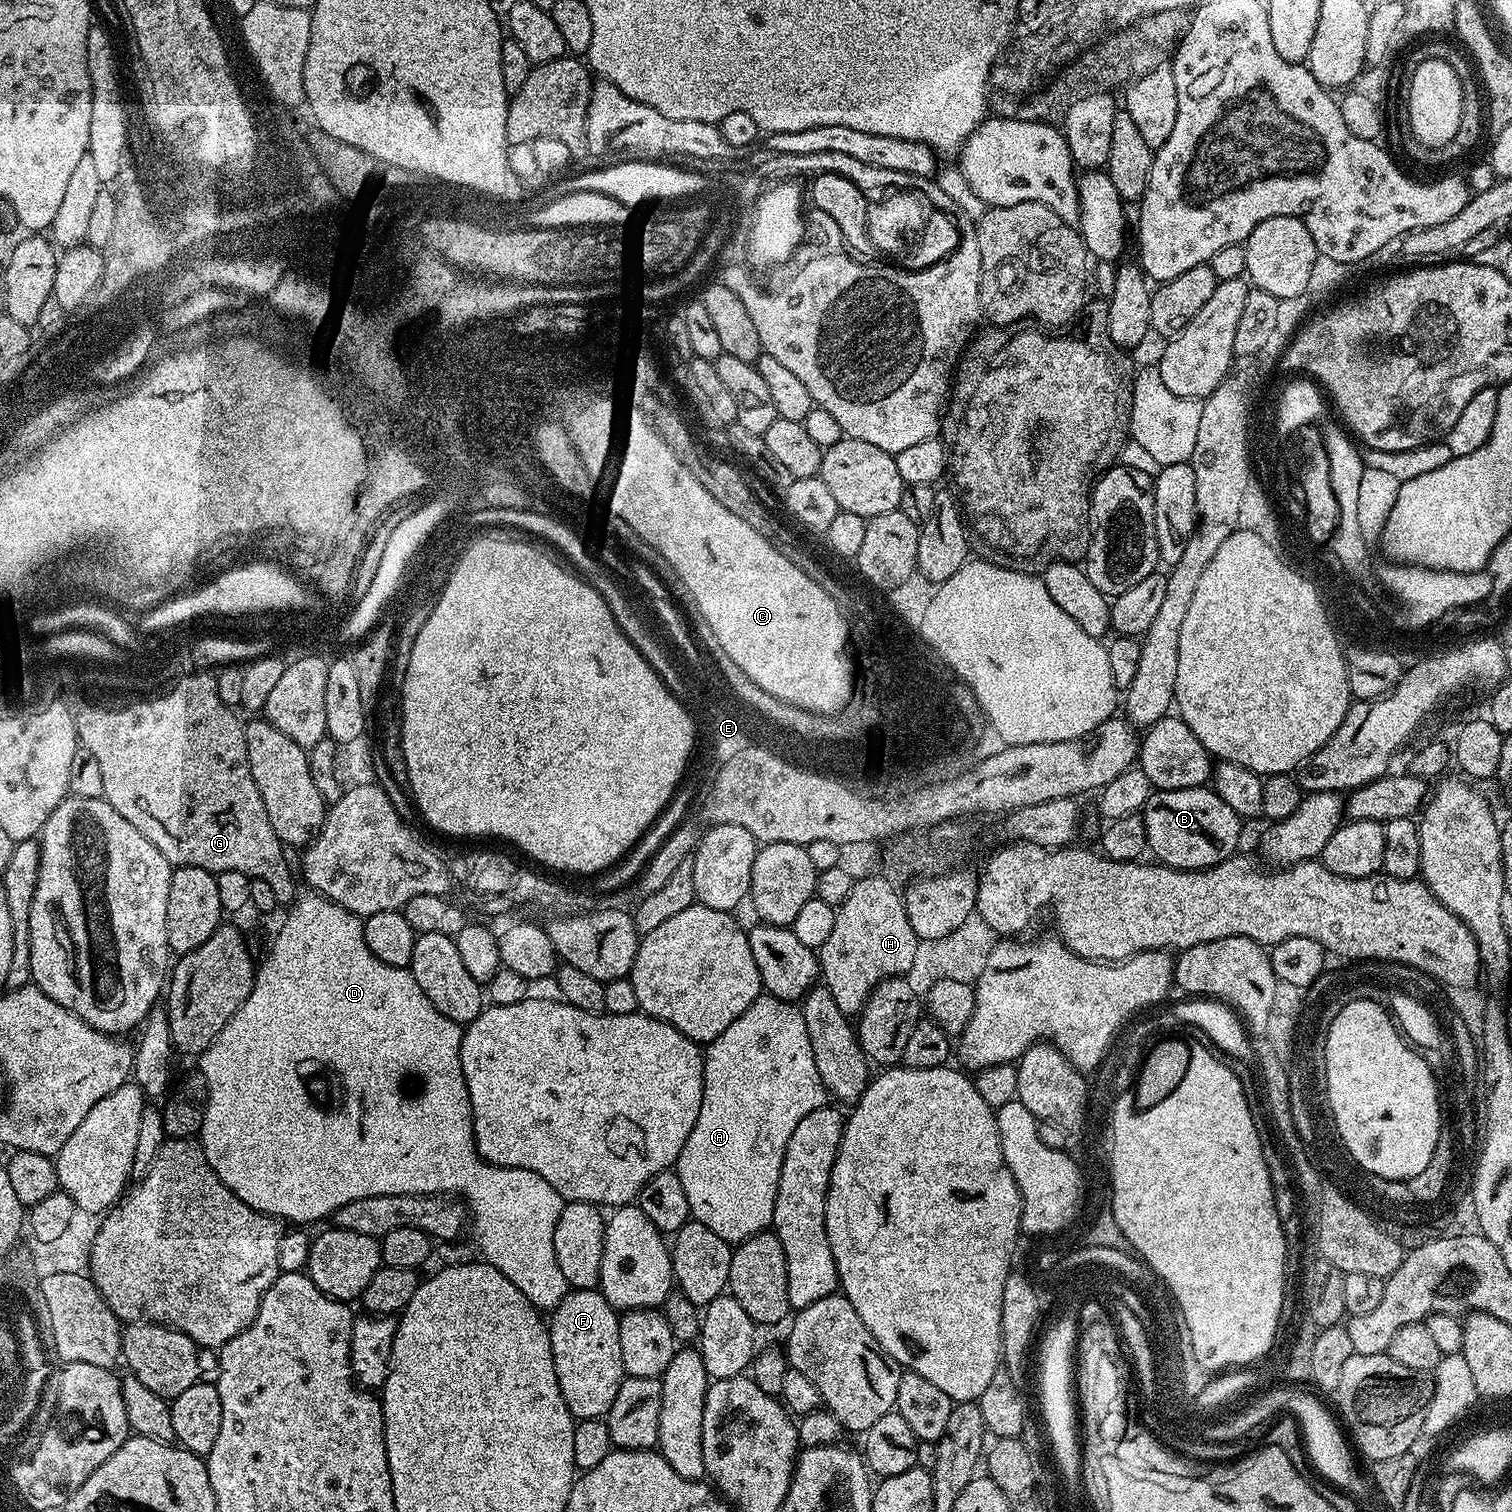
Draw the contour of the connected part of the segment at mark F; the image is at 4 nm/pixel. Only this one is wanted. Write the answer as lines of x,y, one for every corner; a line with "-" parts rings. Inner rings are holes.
578,1288
569,1291
564,1301
551,1309
550,1316
548,1337
554,1370
570,1414
577,1421
607,1417
614,1398
618,1398
618,1386
622,1386
626,1378
617,1309
596,1288

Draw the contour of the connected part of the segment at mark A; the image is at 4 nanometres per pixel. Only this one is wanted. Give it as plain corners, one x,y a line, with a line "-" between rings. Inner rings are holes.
761,994
754,1002
750,1002
750,1006
746,1006
746,1010
742,1010
742,1014
738,1014
738,1018
734,1018
734,1022
730,1022
730,1026
726,1026
726,1030
722,1030
722,1034
718,1034
718,1038
714,1038
706,1045
703,1054
702,1110
698,1110
698,1122
694,1122
694,1130
690,1130
690,1138
686,1138
686,1146
682,1146
682,1154
678,1154
674,1171
682,1182
682,1190
686,1190
686,1202
690,1202
692,1211
691,1219
697,1220
702,1226
707,1226
709,1230
714,1230
718,1238
735,1246
754,1234
772,1228
774,1202
778,1194
778,1178
782,1174
782,1158
786,1154
786,1142
790,1142
790,1134
794,1134
798,1122
802,1122
802,1118
806,1118
810,1110
825,1107
829,1103
830,1096
819,1076
818,1066
815,1065
815,1054
806,1032
806,1021
801,1009
790,1000
780,1000
777,996

